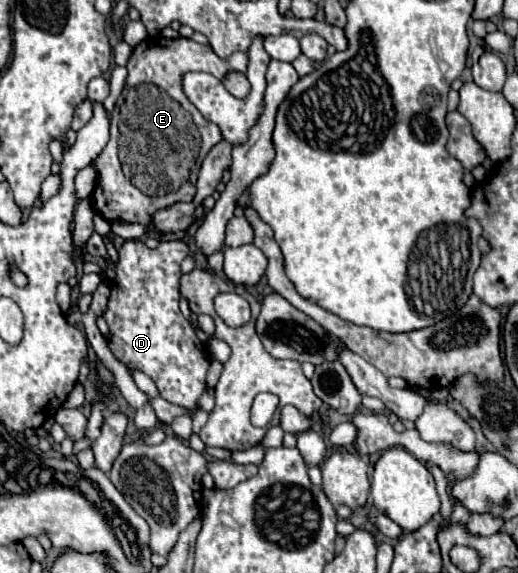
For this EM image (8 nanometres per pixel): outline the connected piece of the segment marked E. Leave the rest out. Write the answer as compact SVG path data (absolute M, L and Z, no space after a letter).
M147 37L133 49L127 69L129 69L129 75L125 81L125 89L123 89L119 101L115 103L115 111L113 111L113 119L111 119L113 137L107 143L105 151L93 161L97 181L95 181L95 189L91 193L91 205L109 223L123 221L123 223L149 225L153 221L153 215L159 209L165 209L165 207L171 207L171 205L183 203L183 201L193 201L195 179L201 169L201 159L207 155L207 151L203 151L203 147L213 147L219 141L219 127L215 123L209 123L207 119L199 117L199 113L195 113L195 111L189 113L187 107L195 107L195 105L191 105L187 95L183 93L183 85L181 85L183 75L189 71L211 71L211 75L223 77L229 69L245 73L247 53L239 51L239 53L233 53L229 59L221 61L209 45L199 45L185 37L177 37L177 39Z

